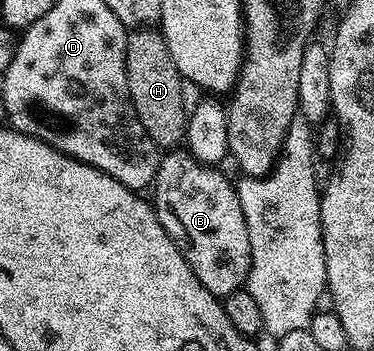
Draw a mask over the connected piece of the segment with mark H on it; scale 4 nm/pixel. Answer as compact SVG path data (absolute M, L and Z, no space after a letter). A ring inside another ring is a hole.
M136 29L129 34L126 77L138 121L142 121L142 129L146 129L157 148L179 148L184 143L190 108L182 97L182 83L185 80L178 73L178 65L174 65L174 57L170 57L170 49L159 30Z

